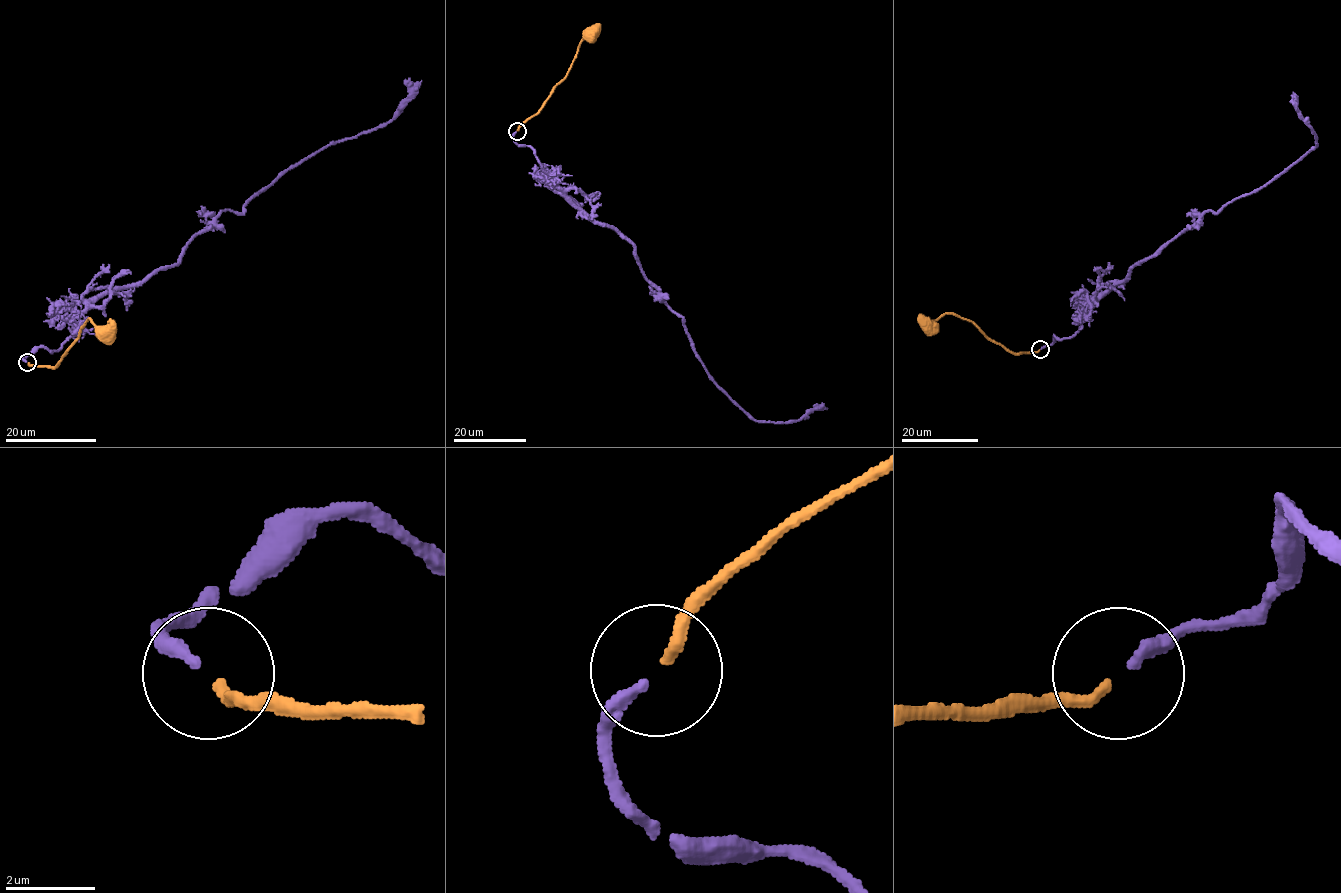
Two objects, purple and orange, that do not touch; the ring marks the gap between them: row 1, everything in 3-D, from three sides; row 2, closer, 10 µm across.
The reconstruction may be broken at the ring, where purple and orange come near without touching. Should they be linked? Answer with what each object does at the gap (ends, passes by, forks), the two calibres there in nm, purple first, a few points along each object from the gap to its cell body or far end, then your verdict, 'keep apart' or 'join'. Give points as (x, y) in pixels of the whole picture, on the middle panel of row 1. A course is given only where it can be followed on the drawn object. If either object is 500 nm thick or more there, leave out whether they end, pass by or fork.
purple ends there; orange ends there; 260 nm thick on the purple side, 240 nm on the other; purple runs (515, 131), (574, 203), (633, 245), (709, 377), (746, 412), (794, 422), (827, 408); orange runs (517, 130), (534, 116), (564, 78), (579, 44), (592, 33); join

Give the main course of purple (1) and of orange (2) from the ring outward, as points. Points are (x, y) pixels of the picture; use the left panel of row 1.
1: (26, 362), (59, 348), (101, 296), (176, 263), (222, 211), (242, 214), (327, 145), (386, 125), (421, 80)
2: (28, 363), (55, 367), (88, 319), (107, 335)

